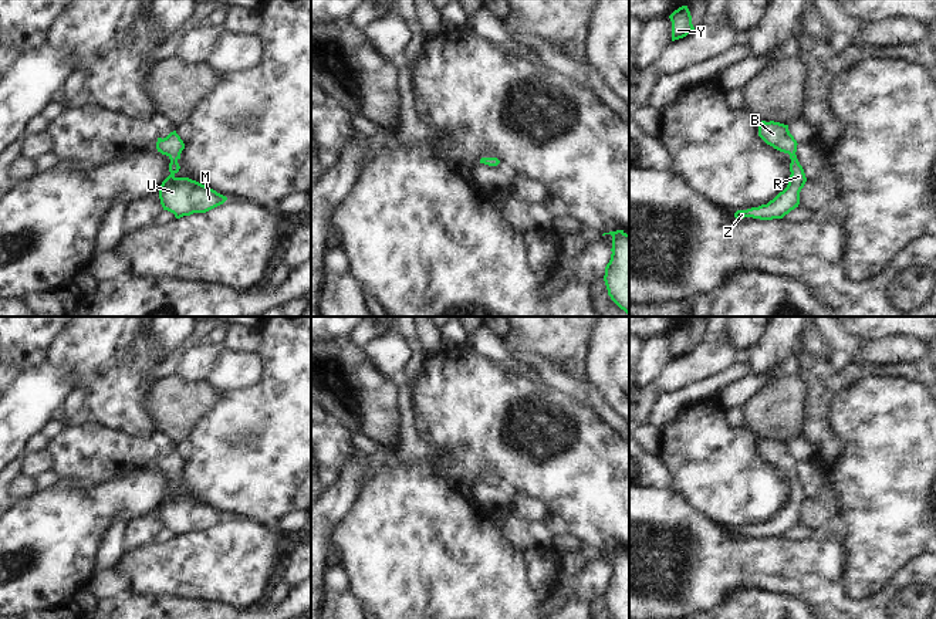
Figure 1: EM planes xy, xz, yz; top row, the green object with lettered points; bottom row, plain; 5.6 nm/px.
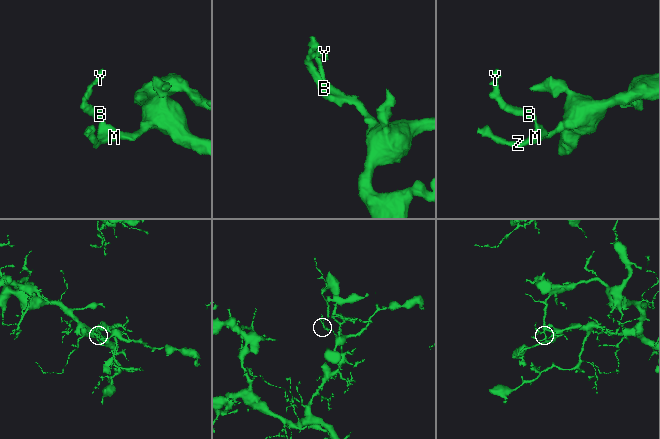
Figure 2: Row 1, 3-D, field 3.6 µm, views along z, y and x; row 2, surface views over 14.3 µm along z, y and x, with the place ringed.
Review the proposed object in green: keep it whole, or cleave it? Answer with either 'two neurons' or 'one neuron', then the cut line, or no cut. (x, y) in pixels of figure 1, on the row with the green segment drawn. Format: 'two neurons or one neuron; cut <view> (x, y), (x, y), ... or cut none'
one neuron; cut none

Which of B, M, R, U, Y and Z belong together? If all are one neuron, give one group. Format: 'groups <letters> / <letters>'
groups B M R U Y Z

